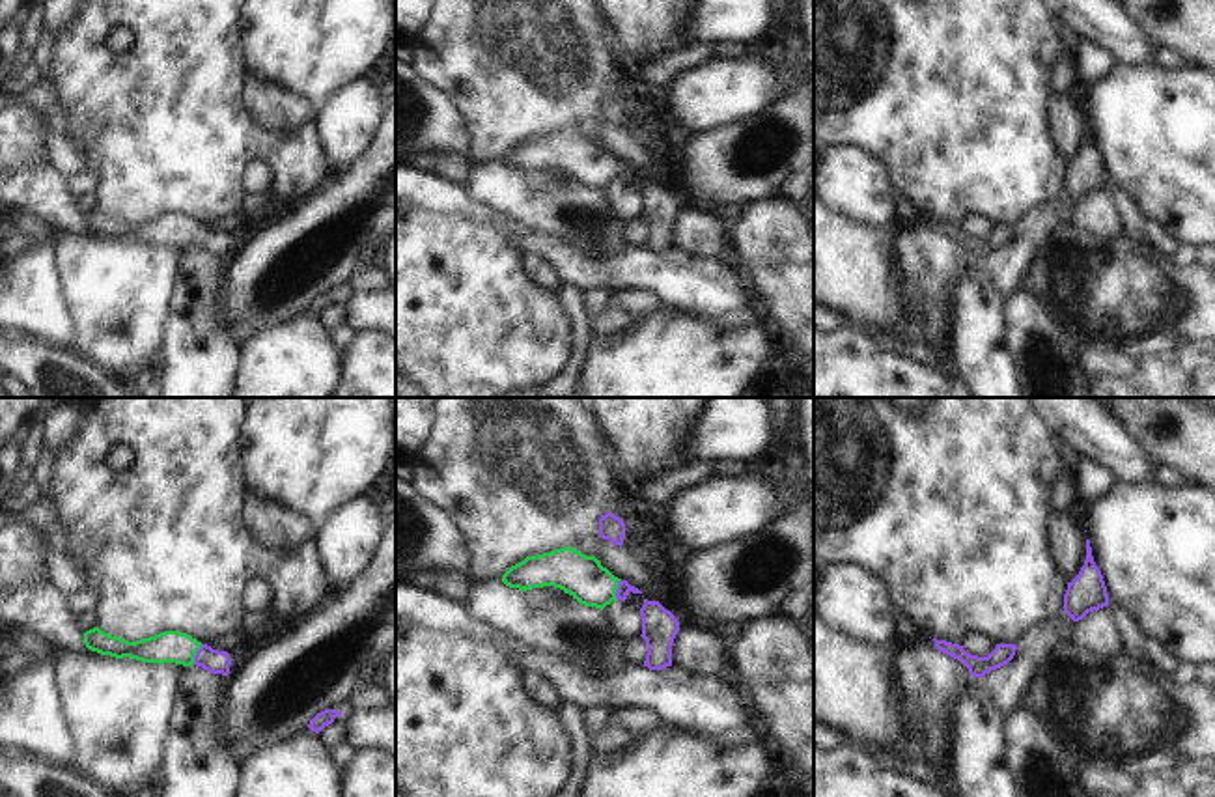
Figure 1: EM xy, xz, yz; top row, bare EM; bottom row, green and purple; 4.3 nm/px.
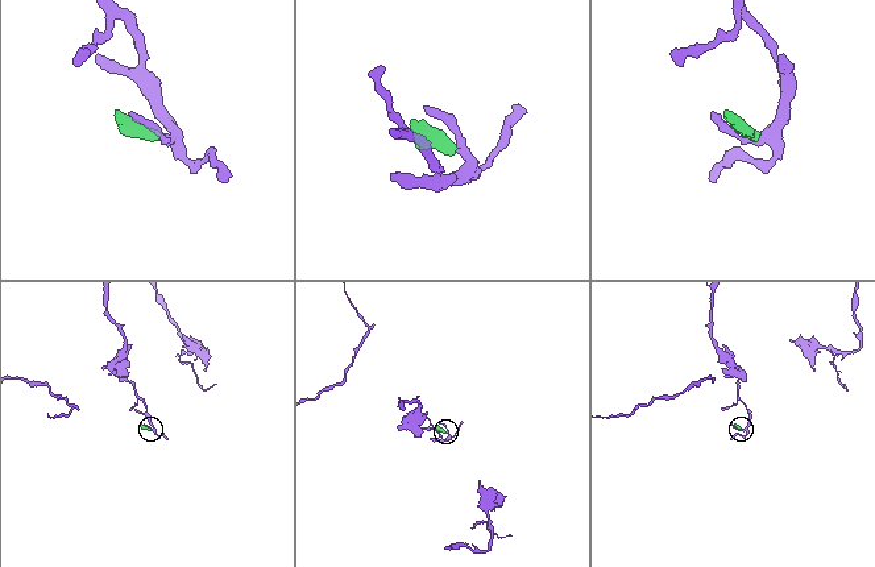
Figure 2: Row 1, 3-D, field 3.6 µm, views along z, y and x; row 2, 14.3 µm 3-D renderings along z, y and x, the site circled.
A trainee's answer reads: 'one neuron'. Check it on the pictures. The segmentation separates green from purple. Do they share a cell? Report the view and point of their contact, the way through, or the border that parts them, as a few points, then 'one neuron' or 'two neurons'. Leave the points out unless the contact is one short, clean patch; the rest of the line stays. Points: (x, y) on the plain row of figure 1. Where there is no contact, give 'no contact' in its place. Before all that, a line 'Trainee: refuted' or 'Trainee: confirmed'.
Trainee: confirmed
xy (195, 236) | across xy (170, 228), (195, 236), (209, 241) | one neuron

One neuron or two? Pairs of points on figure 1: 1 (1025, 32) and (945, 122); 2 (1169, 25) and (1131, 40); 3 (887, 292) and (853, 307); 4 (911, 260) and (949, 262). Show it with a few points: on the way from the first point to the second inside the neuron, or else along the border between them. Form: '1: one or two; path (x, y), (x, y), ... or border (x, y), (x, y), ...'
1: one; path (1003, 55), (958, 99)
2: two; border (1131, 19), (1158, 45)
3: one; path (879, 292), (868, 292), (861, 299)
4: one; path (921, 260), (939, 262)

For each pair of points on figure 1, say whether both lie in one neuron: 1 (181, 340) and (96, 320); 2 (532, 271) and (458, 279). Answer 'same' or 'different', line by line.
1: different
2: different

